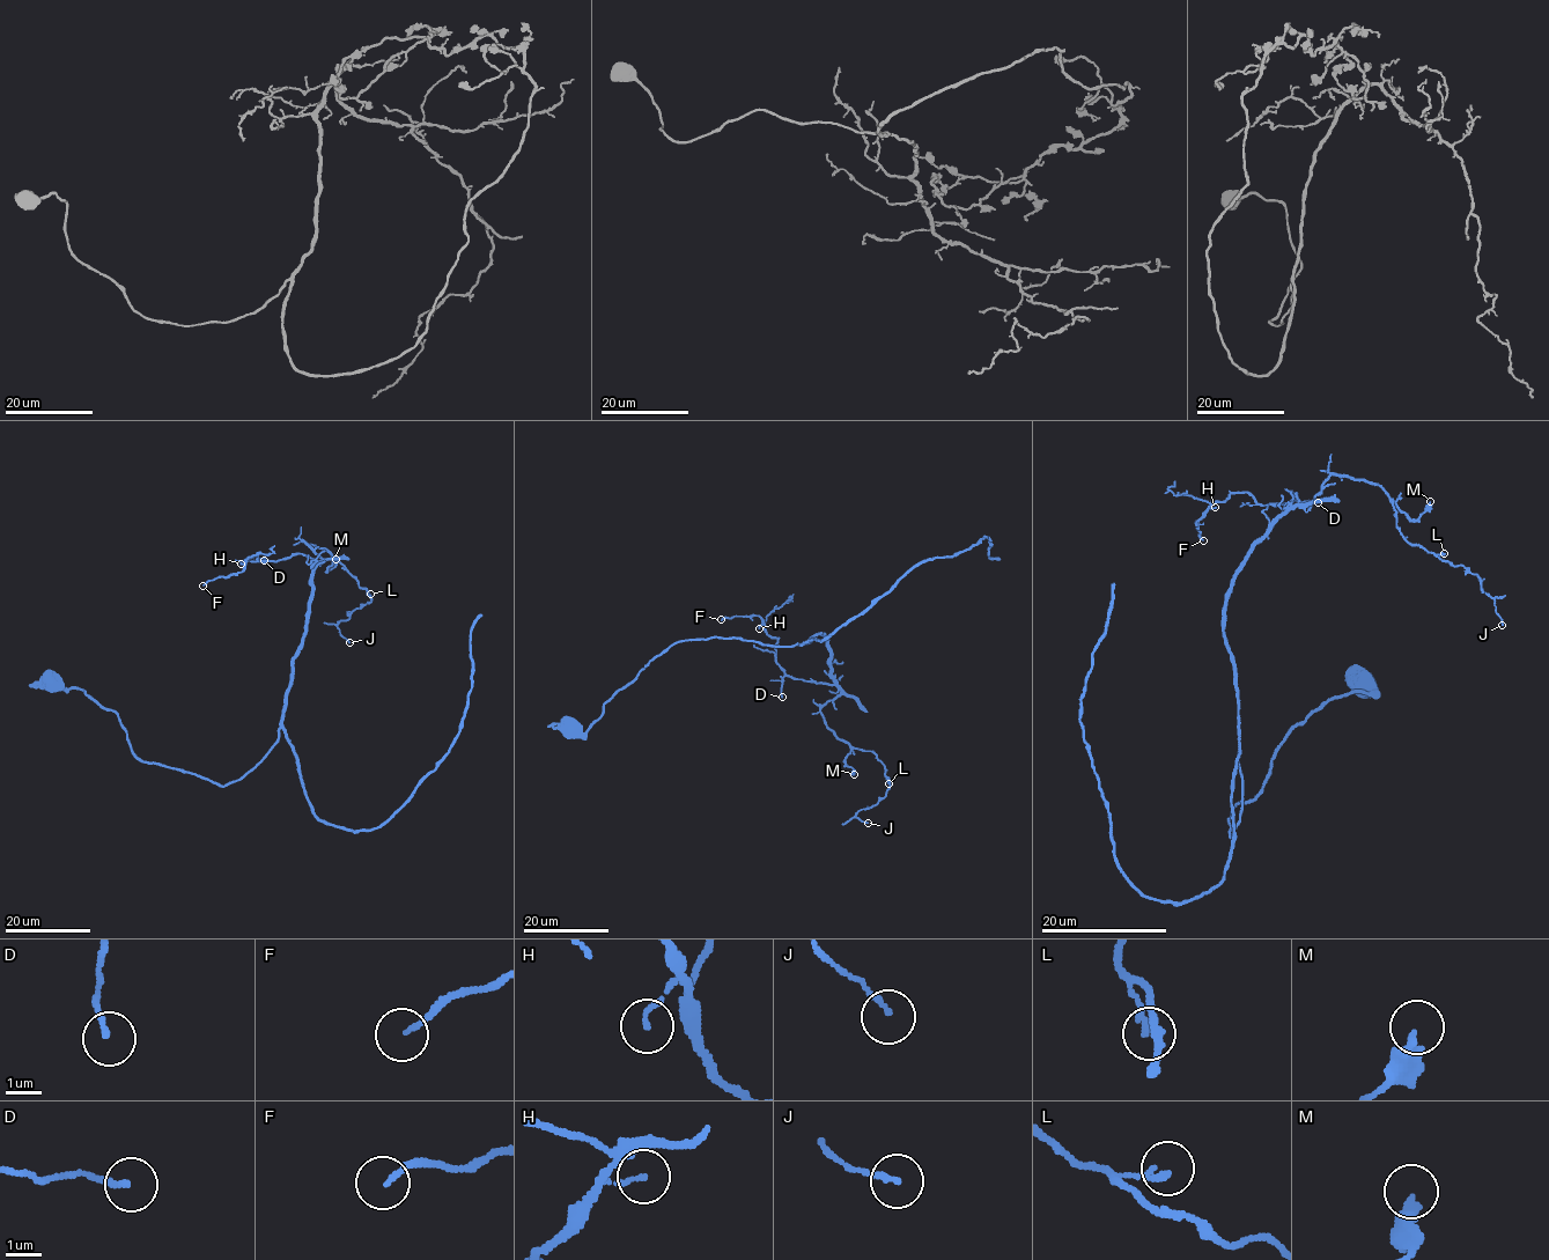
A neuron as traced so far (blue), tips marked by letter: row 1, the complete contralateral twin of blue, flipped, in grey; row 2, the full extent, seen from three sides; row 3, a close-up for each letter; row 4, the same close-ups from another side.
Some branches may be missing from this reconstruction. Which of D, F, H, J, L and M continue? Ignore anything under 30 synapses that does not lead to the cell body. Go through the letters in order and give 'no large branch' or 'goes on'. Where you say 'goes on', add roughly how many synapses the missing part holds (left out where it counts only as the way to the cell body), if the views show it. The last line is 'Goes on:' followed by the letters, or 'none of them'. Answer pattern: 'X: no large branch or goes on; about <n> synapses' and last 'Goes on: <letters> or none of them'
D: no large branch
F: no large branch
H: no large branch
J: no large branch
L: no large branch
M: no large branch
Goes on: none of them

